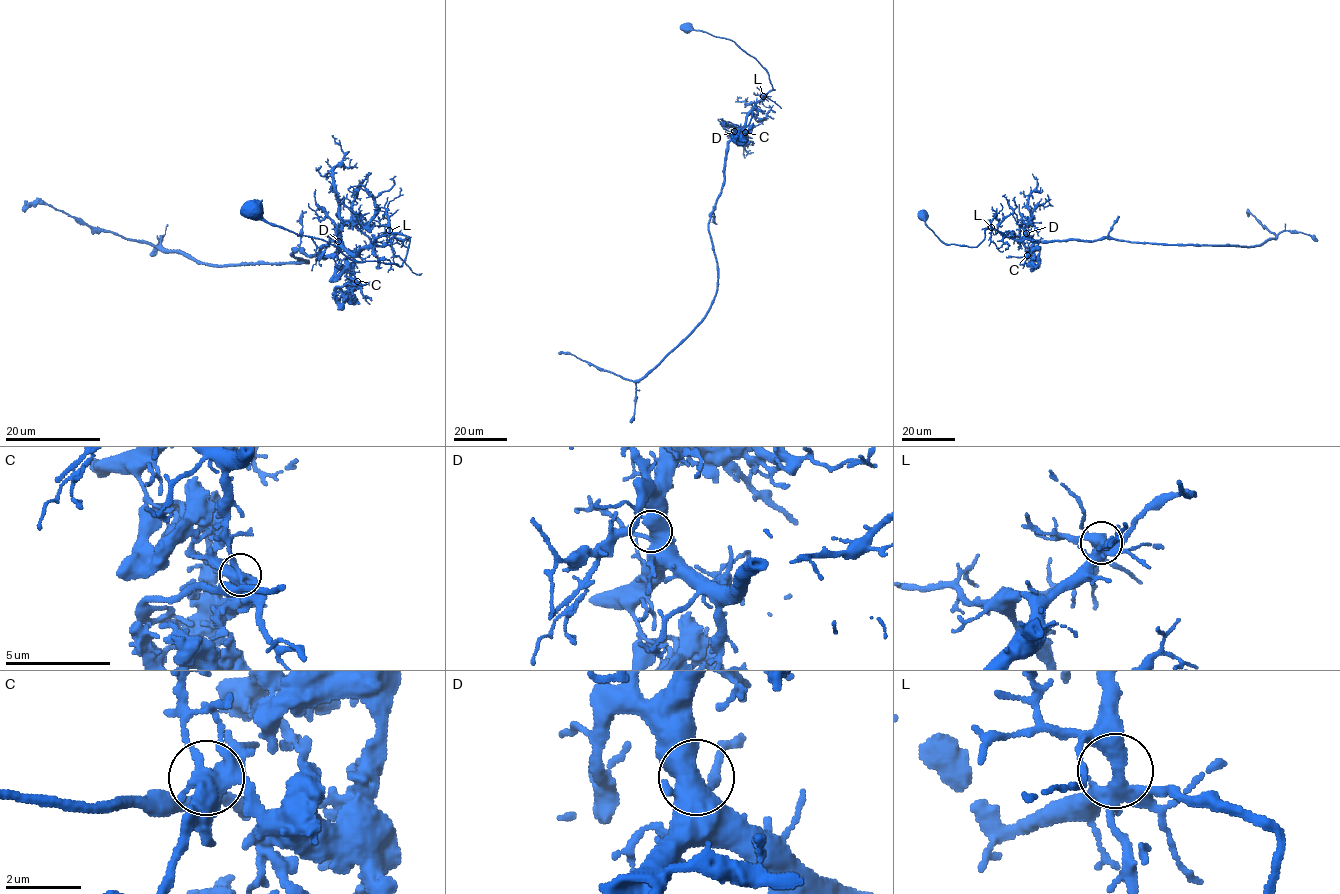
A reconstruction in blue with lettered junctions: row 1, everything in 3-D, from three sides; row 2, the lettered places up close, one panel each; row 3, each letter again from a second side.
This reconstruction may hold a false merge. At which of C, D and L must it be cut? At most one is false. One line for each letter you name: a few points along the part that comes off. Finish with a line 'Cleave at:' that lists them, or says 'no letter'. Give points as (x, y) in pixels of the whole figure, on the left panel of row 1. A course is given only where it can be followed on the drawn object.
C: foreign part runs (357, 281), (350, 292), (335, 287), (371, 284)
Cleave at: C

